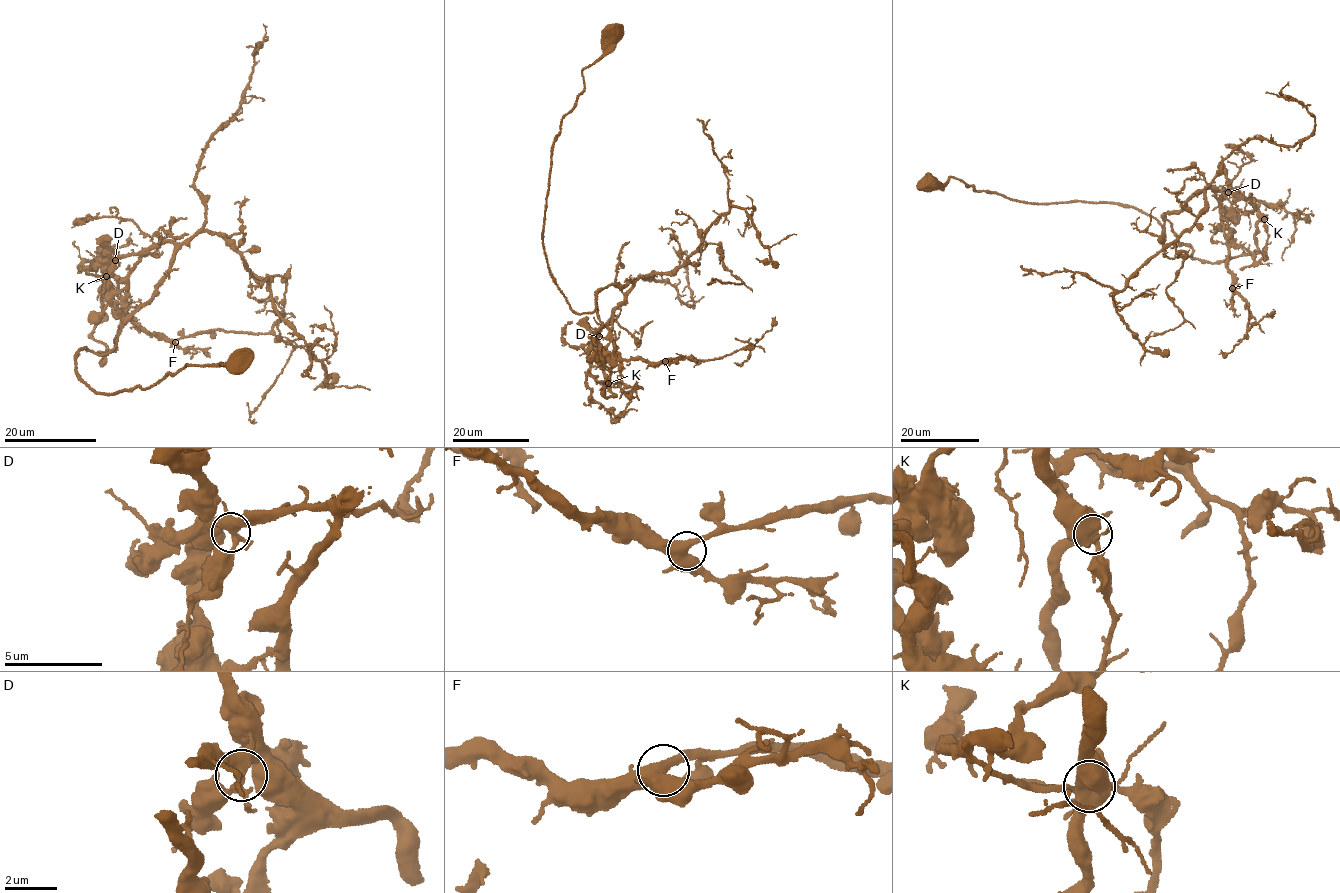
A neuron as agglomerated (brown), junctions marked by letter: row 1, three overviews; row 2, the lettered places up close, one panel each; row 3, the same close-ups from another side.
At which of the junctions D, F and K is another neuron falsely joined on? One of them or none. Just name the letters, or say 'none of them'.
K

